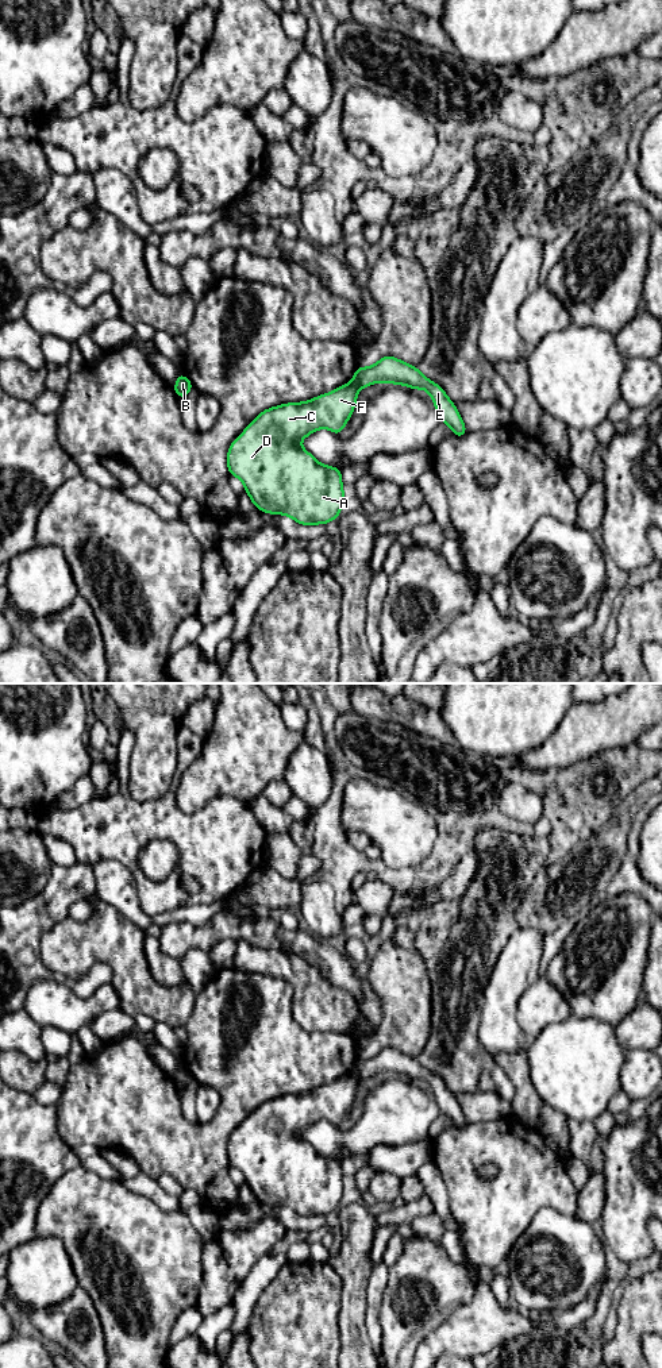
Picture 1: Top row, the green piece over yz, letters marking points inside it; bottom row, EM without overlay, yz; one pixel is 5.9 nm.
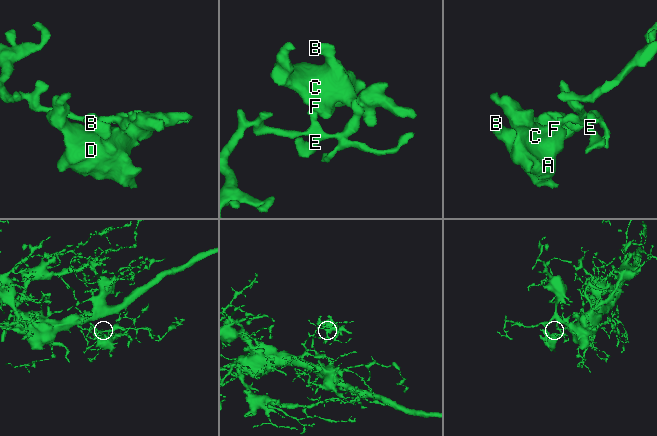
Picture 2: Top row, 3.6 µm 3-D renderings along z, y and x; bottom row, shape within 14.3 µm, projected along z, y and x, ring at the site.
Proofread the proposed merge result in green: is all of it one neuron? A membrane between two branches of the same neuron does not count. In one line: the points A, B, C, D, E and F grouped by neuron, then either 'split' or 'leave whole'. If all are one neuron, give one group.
A B C D F / E; split

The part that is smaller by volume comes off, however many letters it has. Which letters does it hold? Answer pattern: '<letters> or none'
A, B, C, D, F

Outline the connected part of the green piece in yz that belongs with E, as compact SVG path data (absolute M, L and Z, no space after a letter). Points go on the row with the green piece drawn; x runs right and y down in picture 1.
M386 355L373 366L358 366L354 373L354 381L359 389L377 382L407 385L412 390L426 389L435 404L440 423L447 424L454 431L455 438L462 438L467 433L454 402L446 396L442 386L424 377L417 366L411 366L394 357Z

